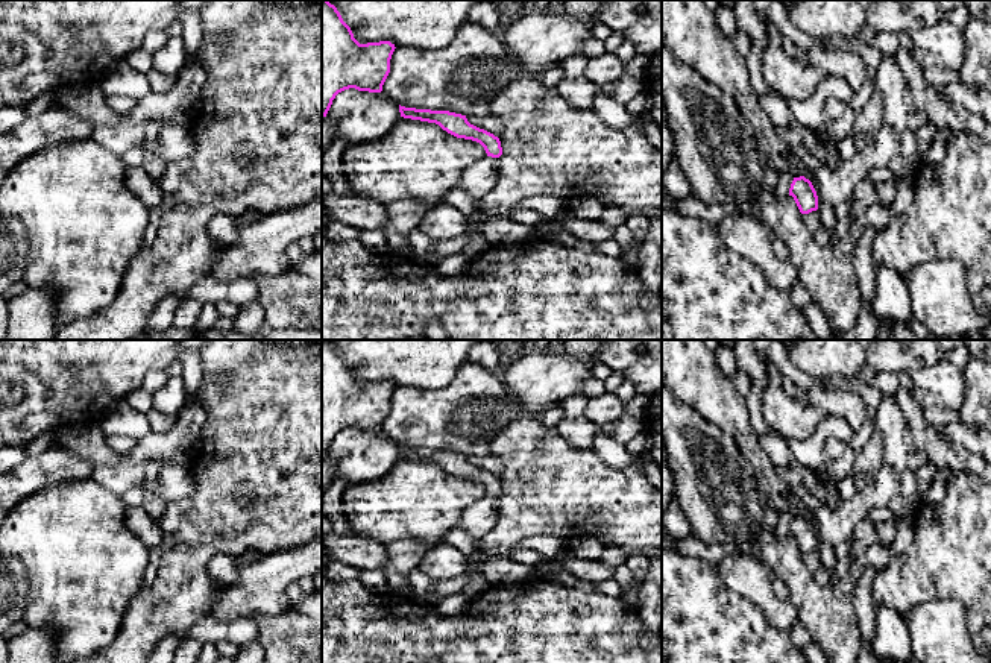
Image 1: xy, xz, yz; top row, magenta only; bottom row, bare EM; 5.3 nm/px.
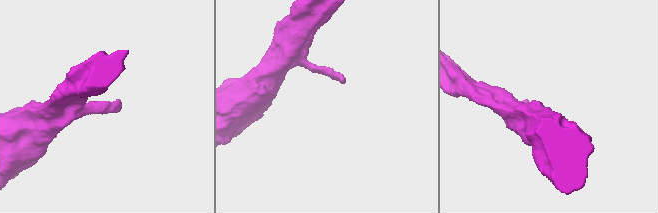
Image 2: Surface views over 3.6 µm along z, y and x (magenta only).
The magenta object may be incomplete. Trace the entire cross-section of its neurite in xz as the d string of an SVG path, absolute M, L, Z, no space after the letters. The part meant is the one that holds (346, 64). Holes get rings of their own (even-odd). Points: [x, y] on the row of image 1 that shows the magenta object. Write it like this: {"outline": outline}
{"outline": "M322 0L322 118L344 90L381 93L395 52L390 41L360 44L328 0Z"}

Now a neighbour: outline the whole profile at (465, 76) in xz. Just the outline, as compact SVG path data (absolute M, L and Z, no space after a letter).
M464 21L446 47L396 47L382 91L405 108L484 117L490 115L492 100L505 86L528 76L530 73L510 58L510 50L498 32Z

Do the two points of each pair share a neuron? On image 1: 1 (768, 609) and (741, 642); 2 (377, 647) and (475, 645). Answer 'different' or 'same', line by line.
1: different
2: same

